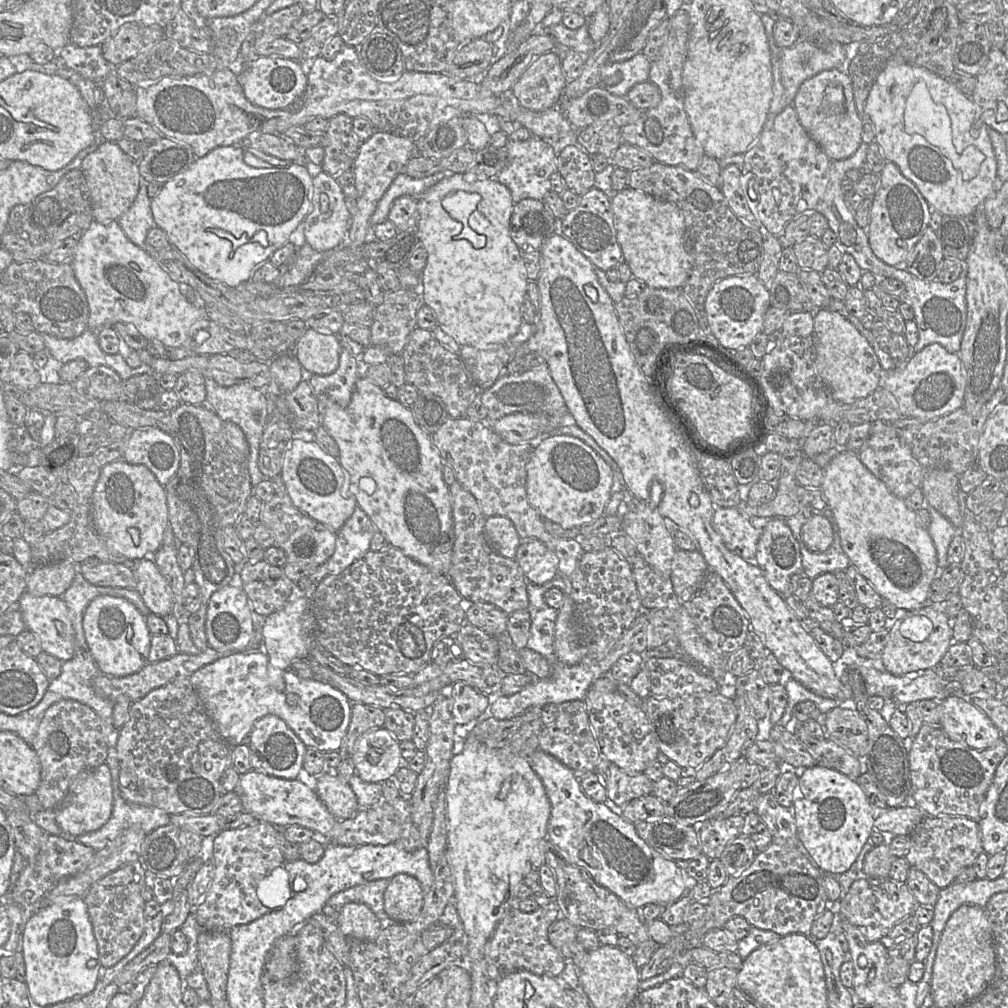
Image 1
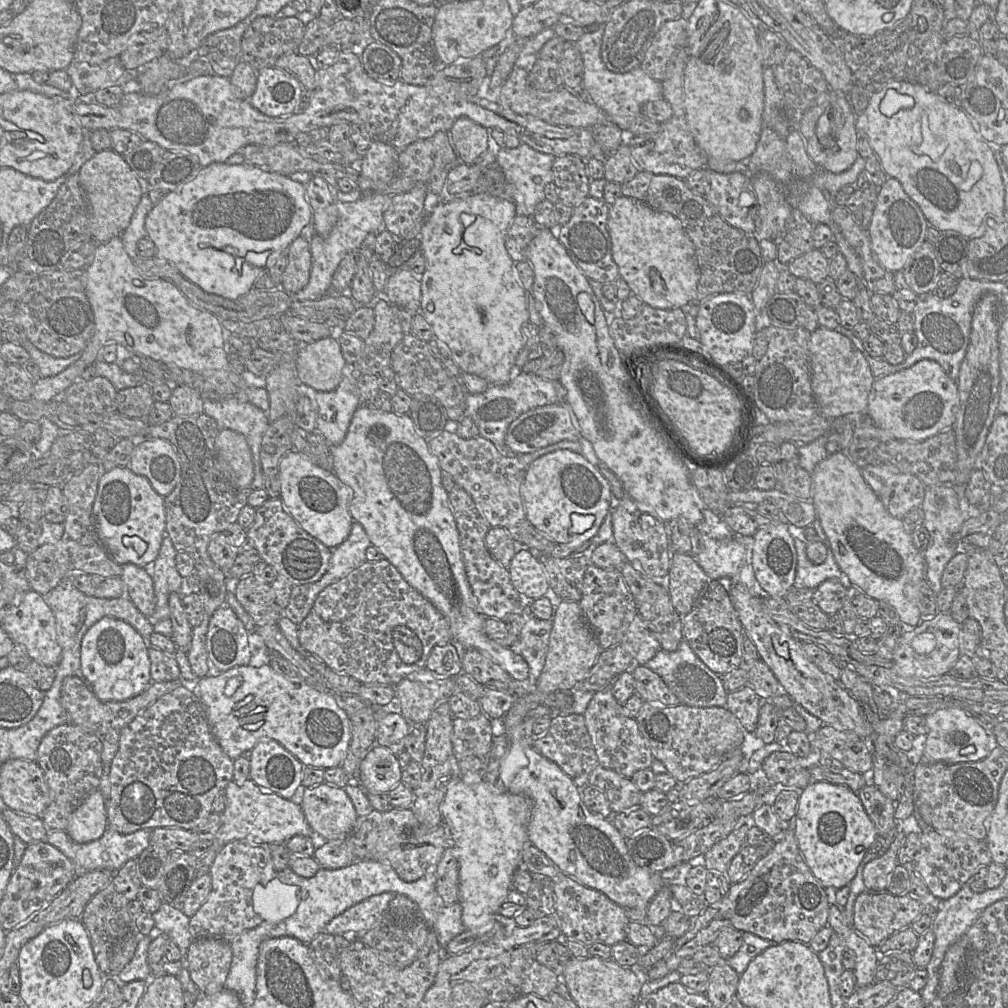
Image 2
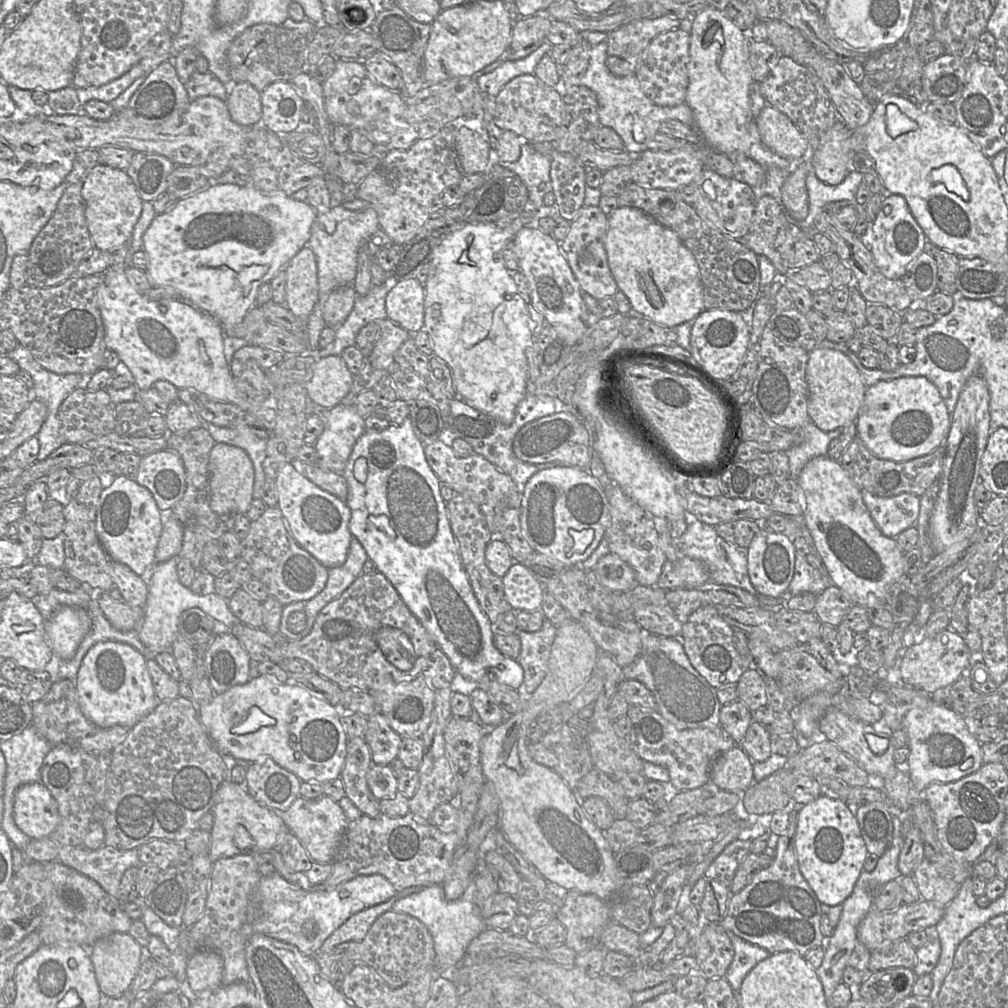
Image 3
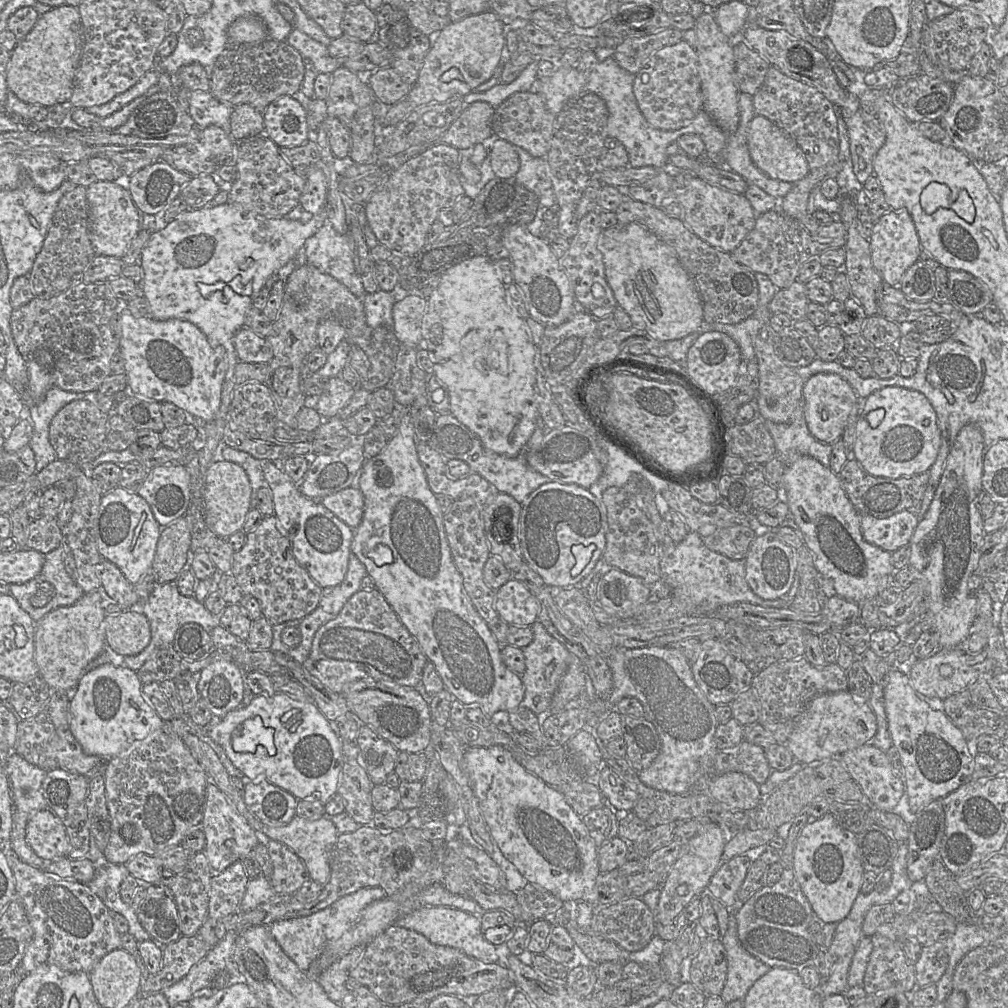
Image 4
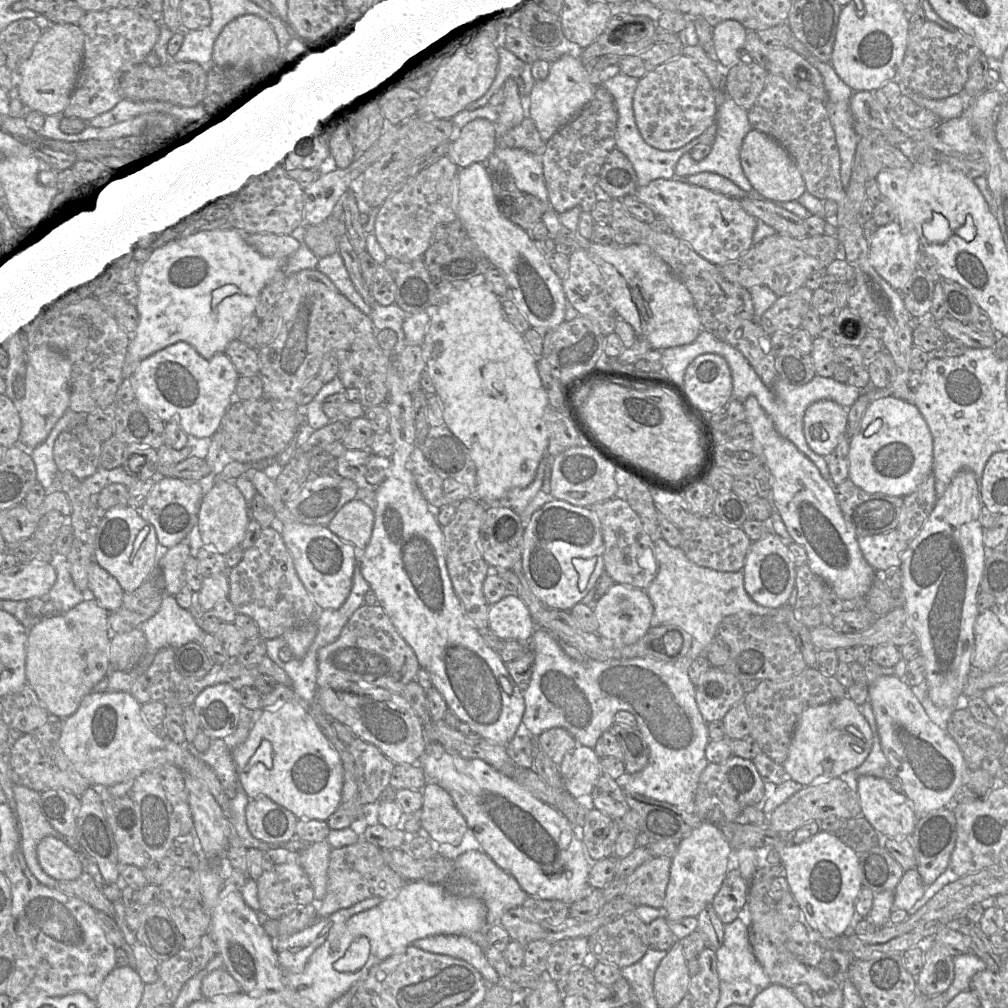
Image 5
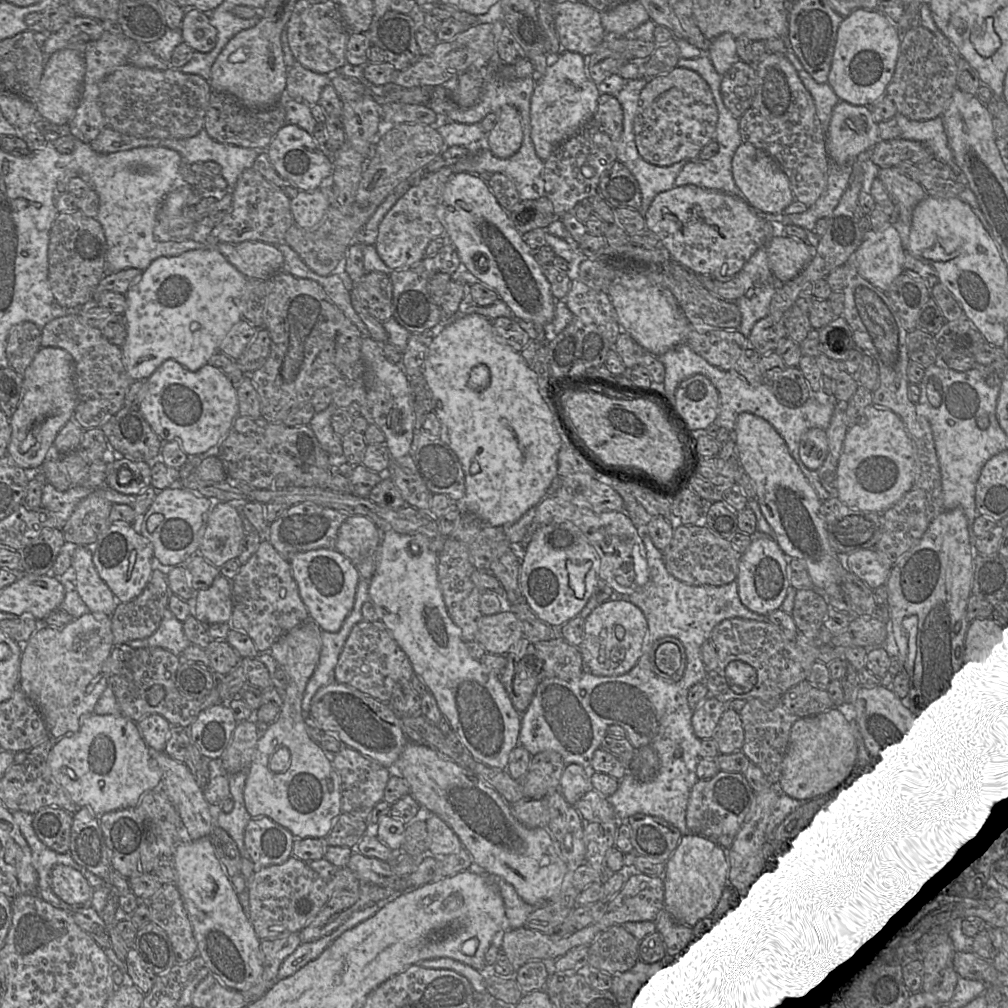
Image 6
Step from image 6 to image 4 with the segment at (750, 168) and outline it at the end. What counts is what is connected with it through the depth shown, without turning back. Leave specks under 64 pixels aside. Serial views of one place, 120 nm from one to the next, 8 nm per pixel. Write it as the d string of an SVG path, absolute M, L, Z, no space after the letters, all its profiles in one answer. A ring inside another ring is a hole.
M755 114L748 125L748 147L757 168L773 179L794 184L809 173L807 160L795 139L764 116Z

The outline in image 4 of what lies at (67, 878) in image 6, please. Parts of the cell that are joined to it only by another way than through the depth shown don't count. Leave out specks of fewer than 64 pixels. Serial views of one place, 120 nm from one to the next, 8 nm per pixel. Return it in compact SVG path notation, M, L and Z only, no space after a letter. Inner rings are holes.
M48 808L34 812L27 821L26 841L43 860L69 857L70 844L62 821Z

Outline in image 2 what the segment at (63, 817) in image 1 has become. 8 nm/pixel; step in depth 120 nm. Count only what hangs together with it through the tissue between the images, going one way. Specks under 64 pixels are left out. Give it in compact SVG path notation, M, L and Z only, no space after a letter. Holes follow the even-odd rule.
M96 789L73 811L66 833L77 843L89 843L101 838L107 827L105 800Z

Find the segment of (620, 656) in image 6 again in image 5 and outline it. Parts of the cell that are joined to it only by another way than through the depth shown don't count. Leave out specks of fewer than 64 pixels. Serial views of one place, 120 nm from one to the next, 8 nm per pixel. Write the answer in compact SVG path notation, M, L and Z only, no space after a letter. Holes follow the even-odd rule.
M615 582L592 607L599 626L597 634L607 649L620 651L624 646L636 643L651 627L654 607L643 589Z

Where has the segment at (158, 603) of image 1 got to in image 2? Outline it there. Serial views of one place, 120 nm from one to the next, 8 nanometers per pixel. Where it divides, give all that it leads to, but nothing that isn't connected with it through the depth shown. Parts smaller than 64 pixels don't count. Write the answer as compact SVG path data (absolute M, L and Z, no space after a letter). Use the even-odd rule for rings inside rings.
M131 563L122 565L120 577L126 587L126 596L142 614L151 616L156 604L153 577L145 568Z

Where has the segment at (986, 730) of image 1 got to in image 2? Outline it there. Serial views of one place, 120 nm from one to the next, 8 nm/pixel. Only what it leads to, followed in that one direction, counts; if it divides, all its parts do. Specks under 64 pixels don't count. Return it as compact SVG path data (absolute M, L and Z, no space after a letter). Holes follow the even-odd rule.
M960 708L938 709L925 718L926 741L923 759L926 761L946 764L977 762L987 757L997 744L995 740L990 741L989 733Z

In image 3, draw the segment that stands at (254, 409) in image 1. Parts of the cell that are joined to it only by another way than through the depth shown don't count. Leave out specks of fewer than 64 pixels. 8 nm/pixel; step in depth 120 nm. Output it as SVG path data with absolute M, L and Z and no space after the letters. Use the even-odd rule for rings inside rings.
M202 422L216 443L225 443L243 449L251 459L254 468L253 499L260 499L266 479L263 461L266 457L267 440L258 437L254 429L220 427L209 422Z

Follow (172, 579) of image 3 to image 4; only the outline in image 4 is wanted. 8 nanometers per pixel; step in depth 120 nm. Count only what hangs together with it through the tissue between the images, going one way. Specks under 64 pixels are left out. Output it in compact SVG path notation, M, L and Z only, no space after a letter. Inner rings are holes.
M176 581L162 584L157 583L143 607L143 613L150 625L150 642L146 648L137 655L123 656L115 653L105 643L105 649L82 670L82 676L108 662L118 667L137 671L162 645L172 644L176 631L184 624L197 623L208 632L219 625L219 615L211 614L204 604L198 601L194 596L181 595L178 591Z

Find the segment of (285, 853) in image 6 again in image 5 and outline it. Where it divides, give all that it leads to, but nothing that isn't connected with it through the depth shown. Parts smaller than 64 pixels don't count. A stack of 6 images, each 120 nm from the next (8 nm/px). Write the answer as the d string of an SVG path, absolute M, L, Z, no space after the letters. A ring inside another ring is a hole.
M267 796L249 799L247 827L251 835L270 847L283 846L295 835L297 817Z

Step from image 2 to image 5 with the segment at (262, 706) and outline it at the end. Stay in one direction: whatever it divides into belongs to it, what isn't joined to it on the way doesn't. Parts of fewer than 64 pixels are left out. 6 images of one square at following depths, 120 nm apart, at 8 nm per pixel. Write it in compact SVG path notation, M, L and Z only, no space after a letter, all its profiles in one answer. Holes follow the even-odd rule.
M299 699L287 702L275 711L263 710L246 741L232 751L232 759L249 799L267 796L291 811L297 819L328 821L342 803L343 766L340 757L318 727L309 707Z

